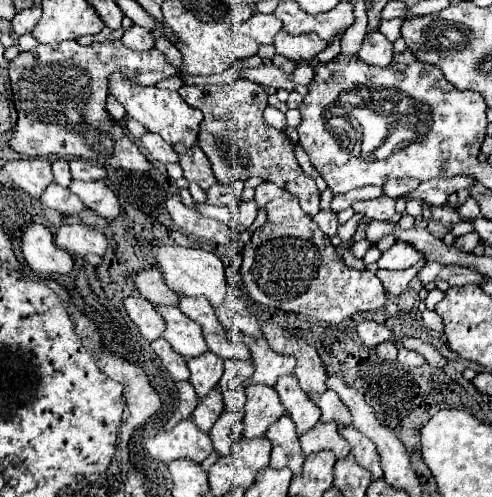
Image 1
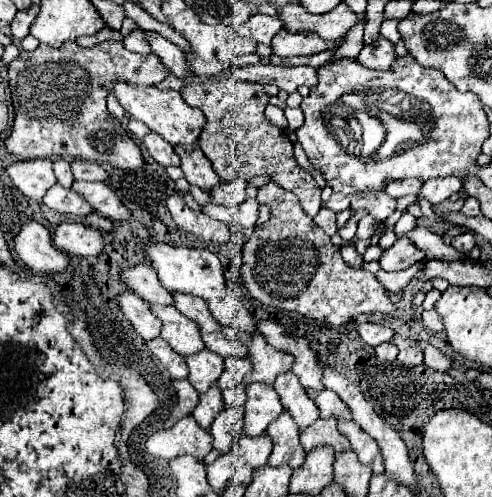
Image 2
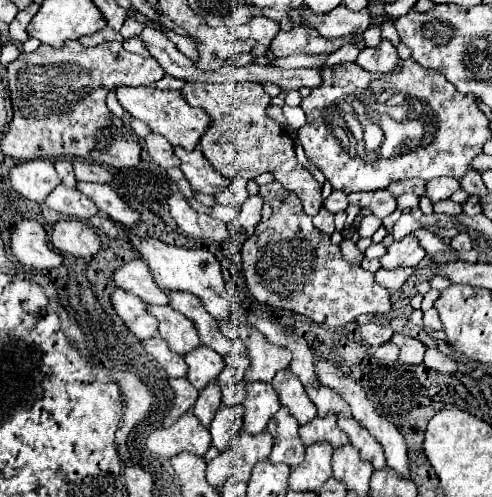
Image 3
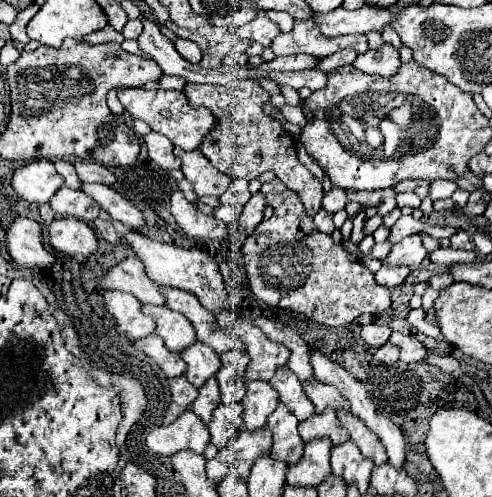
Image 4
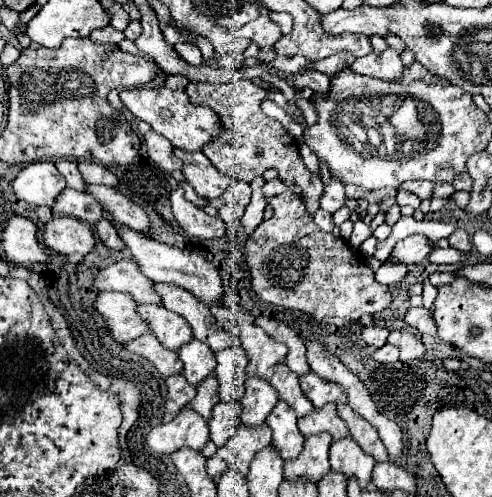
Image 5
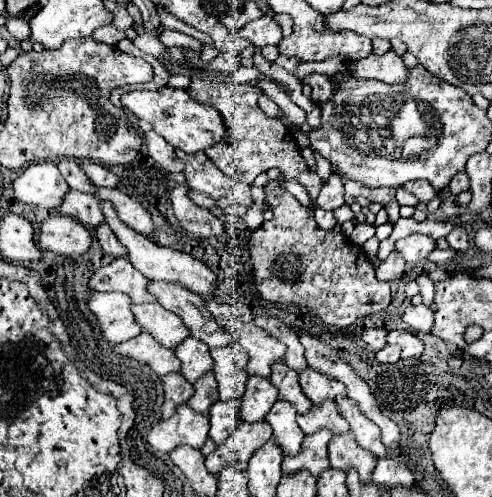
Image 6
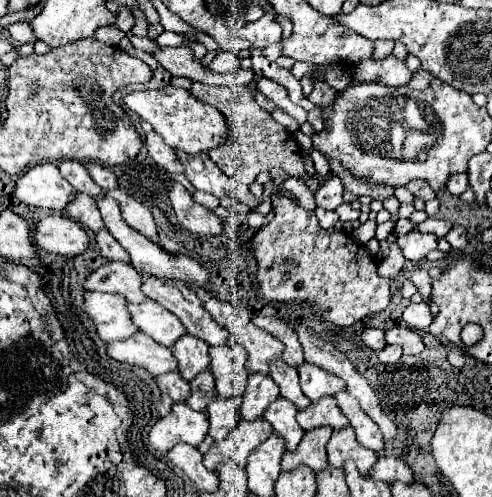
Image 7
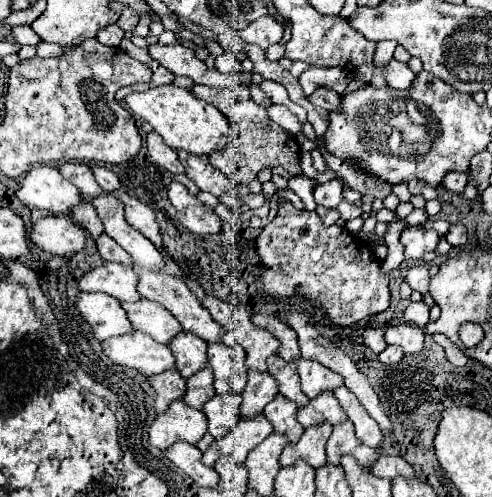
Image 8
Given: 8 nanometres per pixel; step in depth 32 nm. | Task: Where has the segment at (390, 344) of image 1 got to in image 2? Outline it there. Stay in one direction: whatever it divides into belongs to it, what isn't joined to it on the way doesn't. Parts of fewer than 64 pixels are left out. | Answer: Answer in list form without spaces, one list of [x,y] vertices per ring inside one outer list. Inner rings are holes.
[[[384,342],[375,347],[376,357],[382,362],[394,362],[398,356],[398,348],[392,342]]]

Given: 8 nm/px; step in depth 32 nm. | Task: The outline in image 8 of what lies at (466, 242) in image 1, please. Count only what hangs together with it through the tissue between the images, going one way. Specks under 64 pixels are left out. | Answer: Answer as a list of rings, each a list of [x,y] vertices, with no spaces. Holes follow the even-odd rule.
[[[454,224],[450,226],[448,234],[446,234],[446,240],[454,246],[454,248],[464,248],[466,244],[466,228],[462,224]]]

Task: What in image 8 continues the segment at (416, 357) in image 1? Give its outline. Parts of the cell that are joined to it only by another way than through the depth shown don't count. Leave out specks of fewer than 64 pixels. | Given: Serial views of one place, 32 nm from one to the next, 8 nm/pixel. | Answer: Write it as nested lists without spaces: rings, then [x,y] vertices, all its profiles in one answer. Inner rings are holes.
[[[390,326],[386,330],[386,342],[402,346],[404,354],[418,354],[424,348],[424,332],[414,326]]]

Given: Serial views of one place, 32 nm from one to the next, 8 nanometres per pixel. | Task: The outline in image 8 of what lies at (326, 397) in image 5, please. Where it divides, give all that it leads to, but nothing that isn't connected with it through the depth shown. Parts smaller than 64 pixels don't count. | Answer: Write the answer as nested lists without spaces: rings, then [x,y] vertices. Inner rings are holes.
[[[300,358],[296,362],[296,366],[298,366],[300,380],[302,380],[302,392],[308,398],[316,398],[316,396],[320,396],[320,392],[334,392],[336,388],[340,388],[344,384],[342,376],[330,372],[328,368],[324,368],[318,362]]]

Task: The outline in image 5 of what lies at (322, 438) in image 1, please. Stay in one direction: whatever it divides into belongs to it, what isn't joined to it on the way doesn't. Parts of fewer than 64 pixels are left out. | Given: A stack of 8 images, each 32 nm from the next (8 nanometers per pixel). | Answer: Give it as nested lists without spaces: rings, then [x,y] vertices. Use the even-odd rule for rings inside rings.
[[[326,404],[324,408],[304,416],[302,420],[298,420],[298,428],[304,438],[316,436],[320,432],[328,432],[330,436],[334,436],[334,440],[348,438],[348,428],[336,414],[336,404]]]

